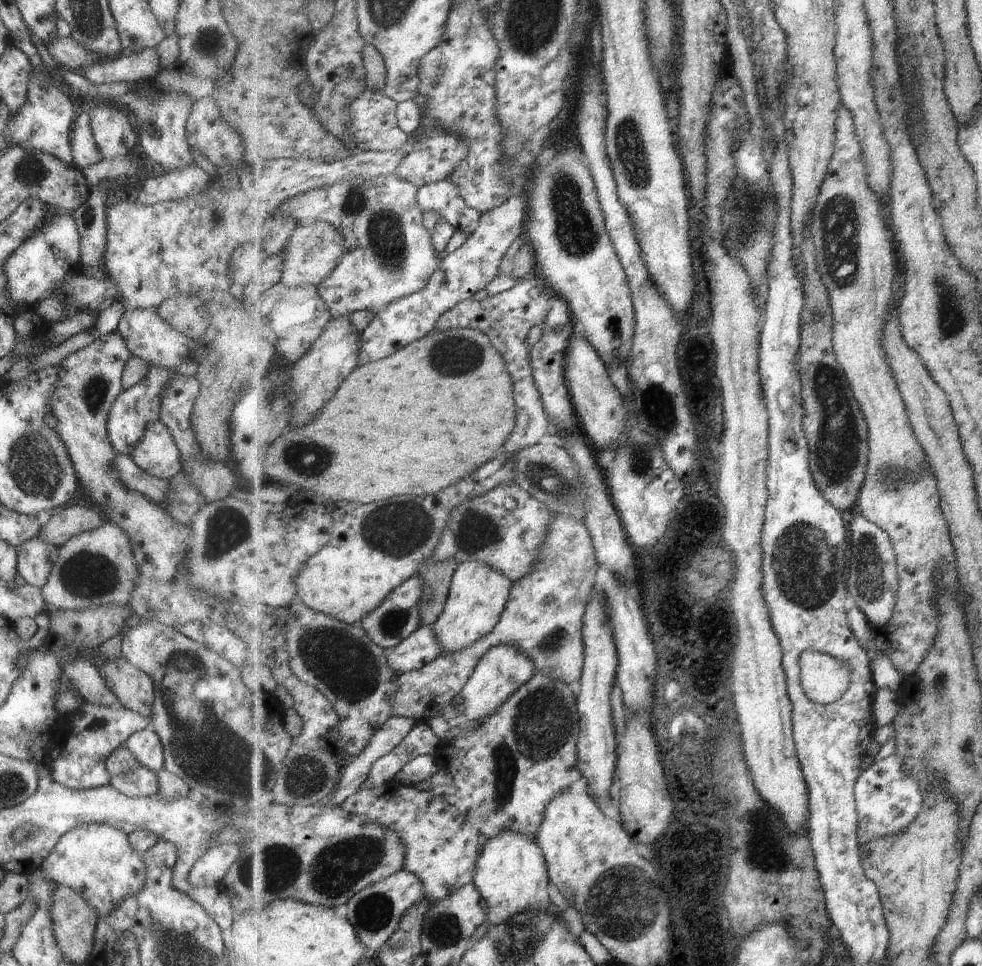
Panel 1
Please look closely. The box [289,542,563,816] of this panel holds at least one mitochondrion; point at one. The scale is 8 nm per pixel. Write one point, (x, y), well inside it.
(350, 671)

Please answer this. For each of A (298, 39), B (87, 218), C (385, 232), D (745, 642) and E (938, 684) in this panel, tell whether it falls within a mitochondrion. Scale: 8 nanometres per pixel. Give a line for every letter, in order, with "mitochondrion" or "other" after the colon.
A: other
B: other
C: mitochondrion
D: other
E: mitochondrion

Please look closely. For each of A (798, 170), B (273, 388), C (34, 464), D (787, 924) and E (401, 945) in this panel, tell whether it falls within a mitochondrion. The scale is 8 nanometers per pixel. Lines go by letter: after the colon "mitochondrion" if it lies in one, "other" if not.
A: other
B: mitochondrion
C: mitochondrion
D: other
E: mitochondrion

